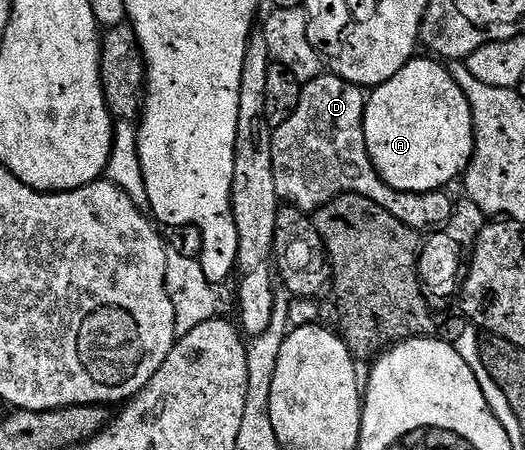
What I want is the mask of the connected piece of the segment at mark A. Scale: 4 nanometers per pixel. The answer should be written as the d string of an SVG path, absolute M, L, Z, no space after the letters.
M415 57L388 81L373 88L366 100L364 137L368 157L374 171L392 189L428 193L449 188L453 179L461 180L474 155L474 118L468 97L460 85L456 85L449 70L437 58Z

